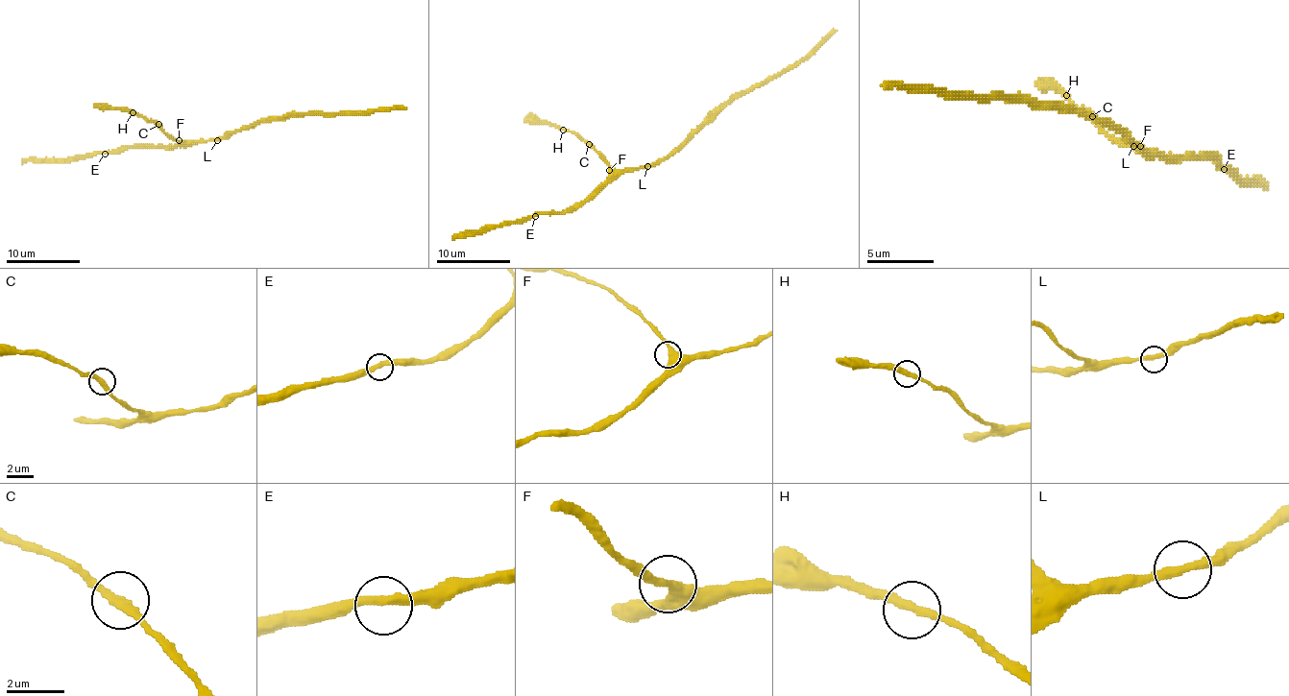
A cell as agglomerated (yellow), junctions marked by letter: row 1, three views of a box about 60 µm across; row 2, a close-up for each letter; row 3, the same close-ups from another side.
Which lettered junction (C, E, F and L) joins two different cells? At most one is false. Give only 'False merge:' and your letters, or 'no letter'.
False merge: no letter

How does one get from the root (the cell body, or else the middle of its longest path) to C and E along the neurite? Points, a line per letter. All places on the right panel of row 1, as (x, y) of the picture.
C: (1130, 139), (1140, 149), (1120, 146), (1093, 115)
E: (1130, 139), (1140, 149), (1150, 149), (1160, 156), (1213, 156), (1224, 169)

